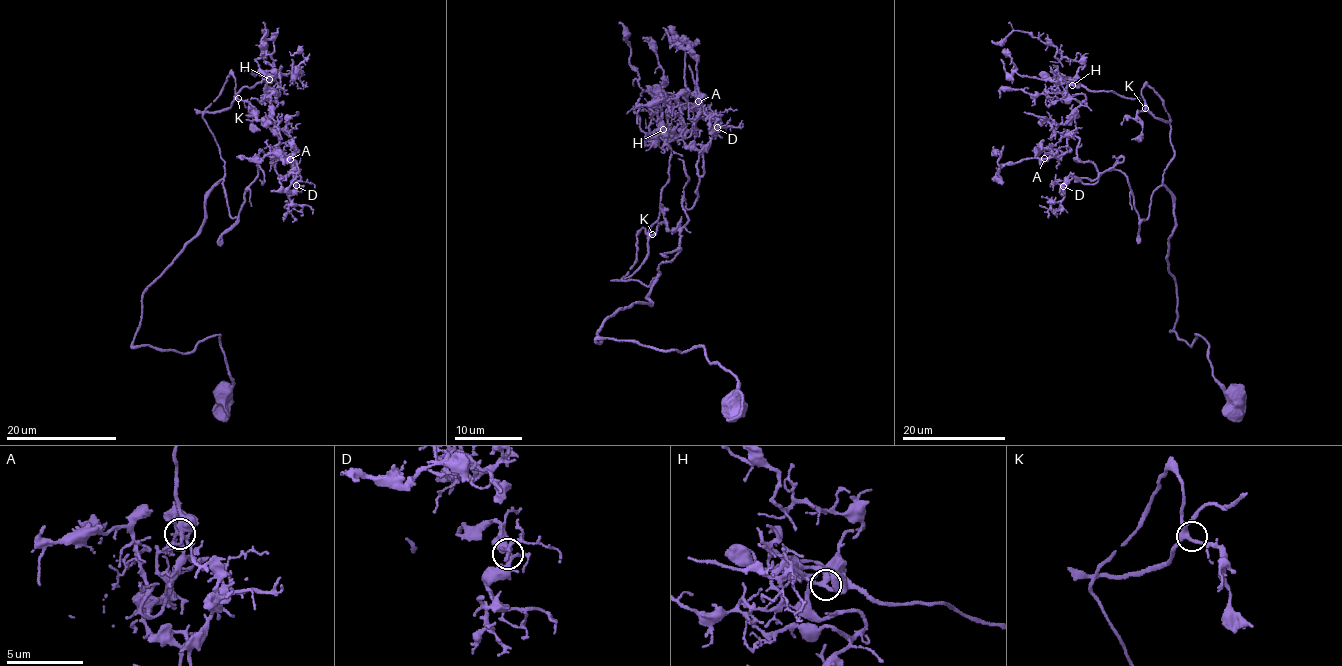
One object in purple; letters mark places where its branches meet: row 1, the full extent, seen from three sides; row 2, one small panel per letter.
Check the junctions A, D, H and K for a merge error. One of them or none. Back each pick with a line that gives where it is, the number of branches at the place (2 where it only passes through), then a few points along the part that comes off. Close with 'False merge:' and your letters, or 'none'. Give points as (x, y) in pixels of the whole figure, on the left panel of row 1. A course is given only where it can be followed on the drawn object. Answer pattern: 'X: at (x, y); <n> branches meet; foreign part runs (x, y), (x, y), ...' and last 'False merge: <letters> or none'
False merge: none

